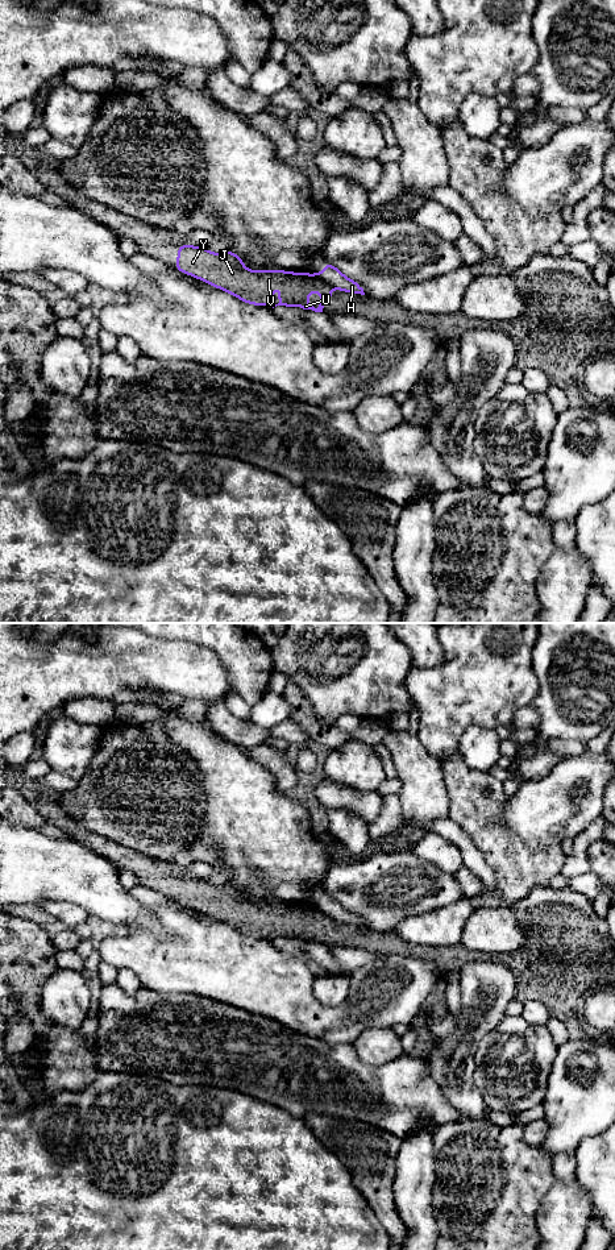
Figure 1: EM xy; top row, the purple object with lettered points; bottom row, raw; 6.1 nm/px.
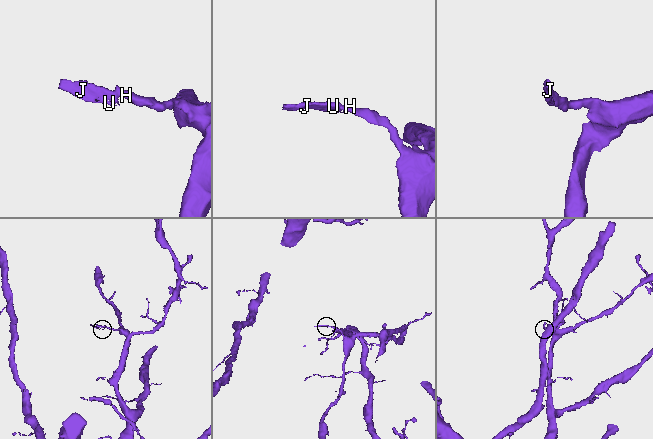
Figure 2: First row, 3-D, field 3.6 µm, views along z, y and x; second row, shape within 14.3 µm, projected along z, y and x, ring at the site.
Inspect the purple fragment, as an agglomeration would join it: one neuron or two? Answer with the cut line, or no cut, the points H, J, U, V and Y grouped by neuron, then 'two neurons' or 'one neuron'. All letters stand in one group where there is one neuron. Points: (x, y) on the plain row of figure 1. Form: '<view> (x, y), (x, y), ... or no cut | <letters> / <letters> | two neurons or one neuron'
xy (316, 906), (331, 918) | H / J U V Y | two neurons

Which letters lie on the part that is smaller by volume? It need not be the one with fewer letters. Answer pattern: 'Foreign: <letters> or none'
Foreign: J, U, V, Y

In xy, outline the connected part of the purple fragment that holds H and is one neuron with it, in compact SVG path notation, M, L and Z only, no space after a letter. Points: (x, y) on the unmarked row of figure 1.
M325 894L325 901L317 908L334 921L365 927L363 921L356 913L346 910L329 894Z

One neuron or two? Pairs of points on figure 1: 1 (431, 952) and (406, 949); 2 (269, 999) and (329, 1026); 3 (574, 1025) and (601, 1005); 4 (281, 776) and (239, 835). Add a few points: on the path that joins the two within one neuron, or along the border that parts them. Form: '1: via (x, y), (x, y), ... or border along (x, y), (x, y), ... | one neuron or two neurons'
1: via (424, 952), (412, 951) | one neuron
2: via (283, 999), (287, 999), (299, 1010), (315, 1020) | one neuron
3: border along (595, 992), (584, 1000), (580, 1010), (586, 1033) | two neurons
4: border along (254, 760), (273, 776), (275, 785), (283, 793) | two neurons

